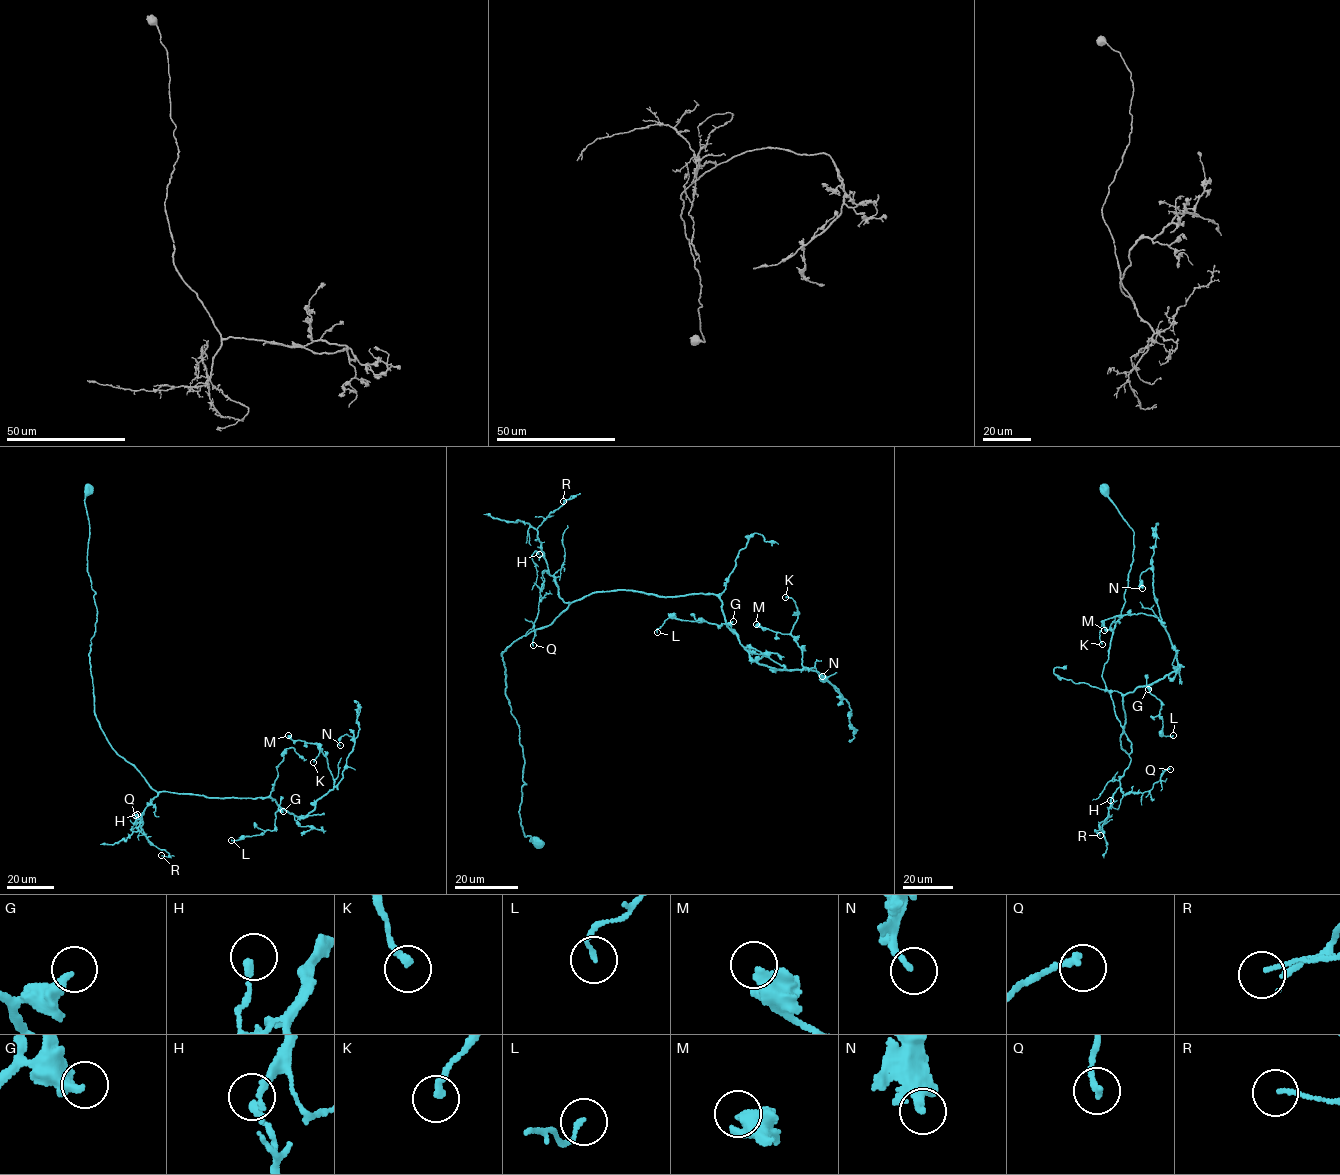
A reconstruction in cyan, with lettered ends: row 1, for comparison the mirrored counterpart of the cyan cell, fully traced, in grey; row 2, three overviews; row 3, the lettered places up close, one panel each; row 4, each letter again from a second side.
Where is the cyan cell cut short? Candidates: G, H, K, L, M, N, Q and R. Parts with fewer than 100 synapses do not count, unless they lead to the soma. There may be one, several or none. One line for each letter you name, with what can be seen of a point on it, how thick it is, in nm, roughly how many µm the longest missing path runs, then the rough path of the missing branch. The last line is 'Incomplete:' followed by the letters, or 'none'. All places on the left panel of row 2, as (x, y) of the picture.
Incomplete: none

